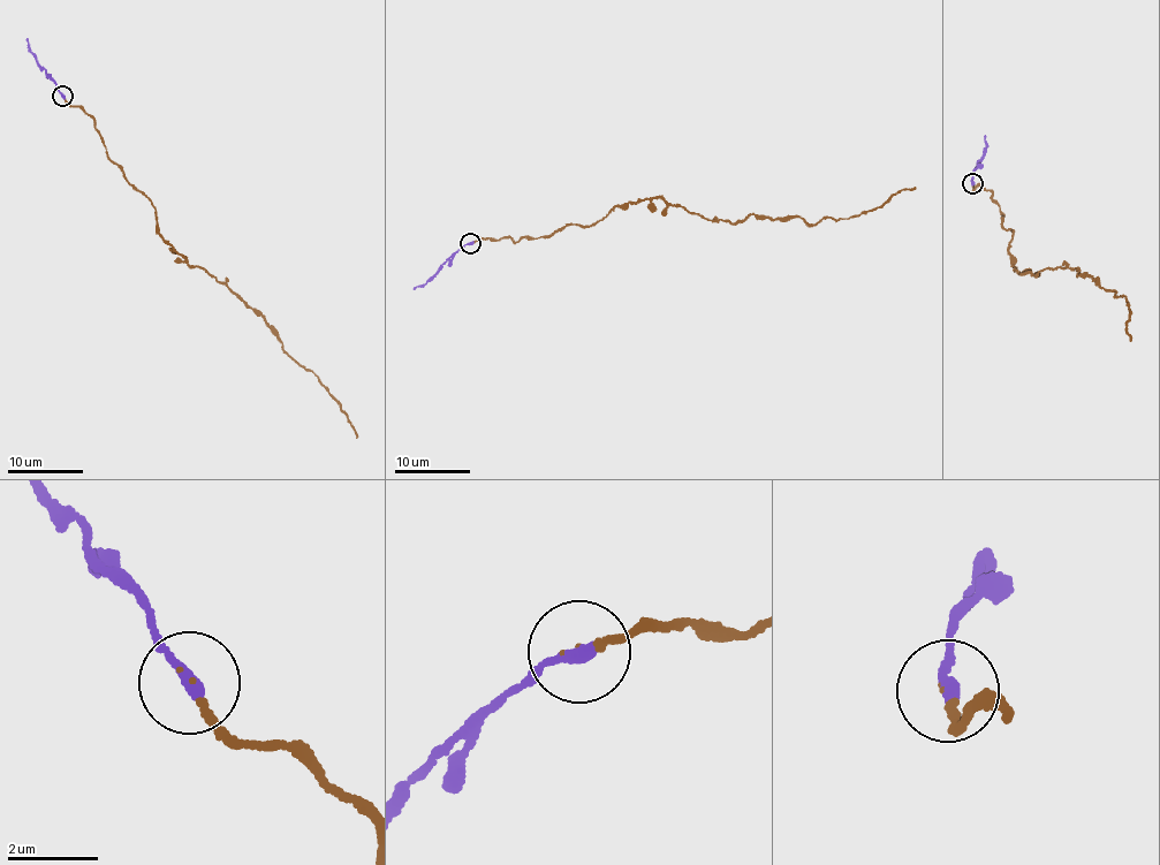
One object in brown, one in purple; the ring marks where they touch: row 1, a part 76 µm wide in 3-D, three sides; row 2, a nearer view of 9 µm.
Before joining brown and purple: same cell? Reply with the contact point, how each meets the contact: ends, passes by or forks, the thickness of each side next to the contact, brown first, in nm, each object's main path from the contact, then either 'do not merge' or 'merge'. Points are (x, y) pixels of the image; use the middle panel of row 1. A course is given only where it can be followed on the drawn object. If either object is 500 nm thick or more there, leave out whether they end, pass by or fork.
place (470, 243); brown ends; purple ends; calibres 140 and 280 nm; course brown (471, 242), (538, 238), (591, 225), (626, 203), (661, 198), (717, 222), (751, 213), (839, 221), (916, 188); course purple (471, 242), (454, 252), (423, 285), (412, 288); merge

